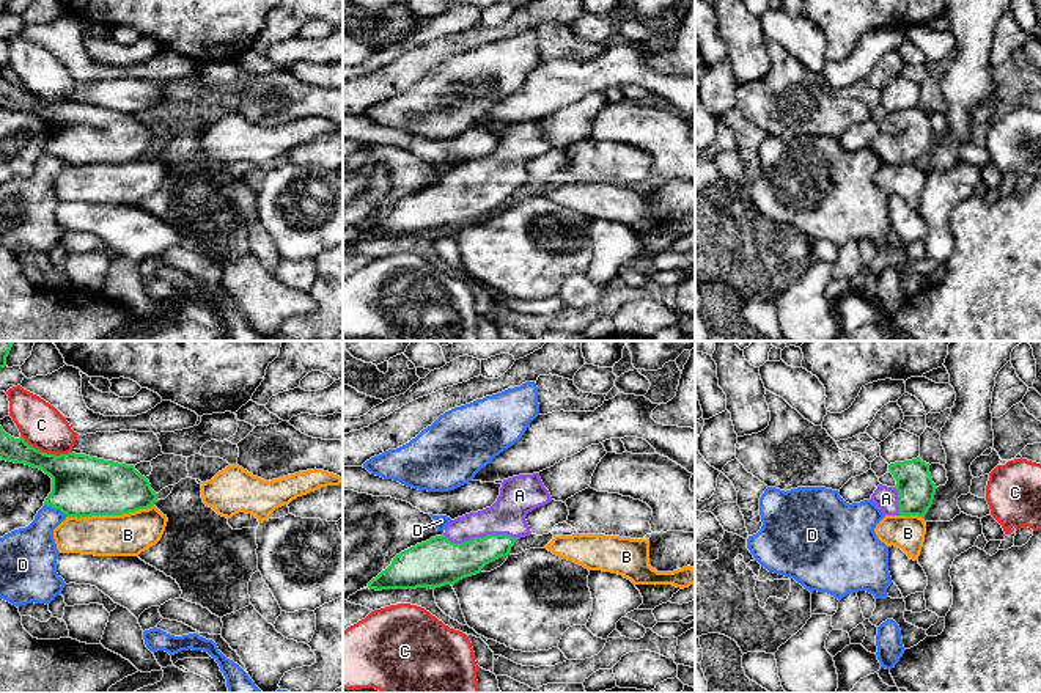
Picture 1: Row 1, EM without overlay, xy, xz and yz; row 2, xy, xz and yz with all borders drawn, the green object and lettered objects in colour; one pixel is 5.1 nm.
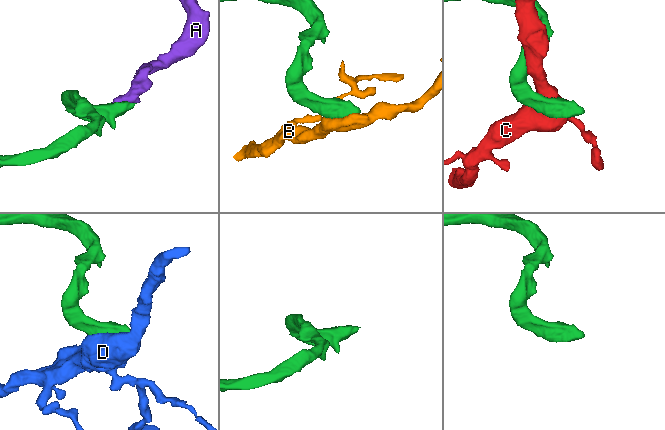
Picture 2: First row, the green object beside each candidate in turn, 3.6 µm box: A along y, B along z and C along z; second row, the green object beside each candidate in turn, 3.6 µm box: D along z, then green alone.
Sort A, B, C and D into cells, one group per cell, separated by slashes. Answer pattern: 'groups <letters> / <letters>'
groups A / B / C / D

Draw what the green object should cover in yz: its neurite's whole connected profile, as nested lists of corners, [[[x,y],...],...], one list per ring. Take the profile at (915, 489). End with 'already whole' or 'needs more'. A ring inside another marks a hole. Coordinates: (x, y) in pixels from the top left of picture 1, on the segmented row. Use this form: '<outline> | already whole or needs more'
[[[920,457],[888,465],[896,479],[895,487],[879,484],[871,501],[884,515],[925,517],[936,495],[936,484],[929,473],[929,464]]] | needs more

